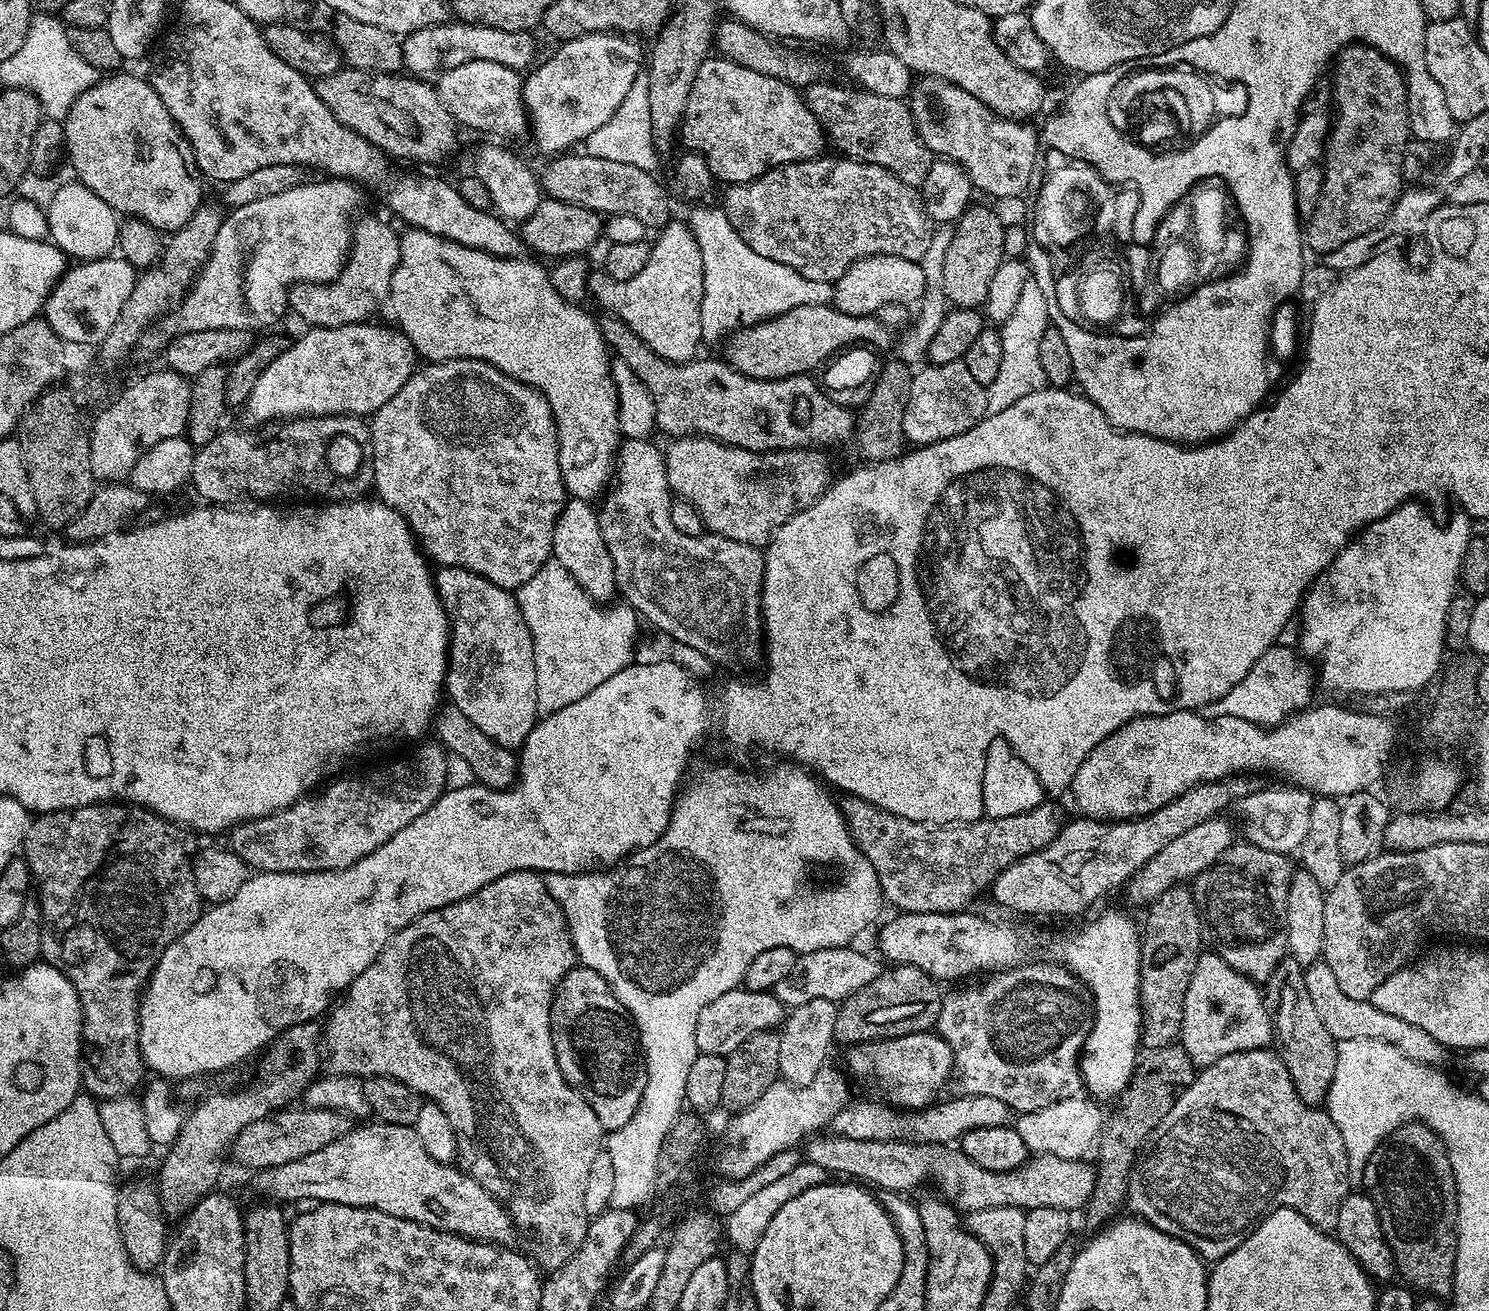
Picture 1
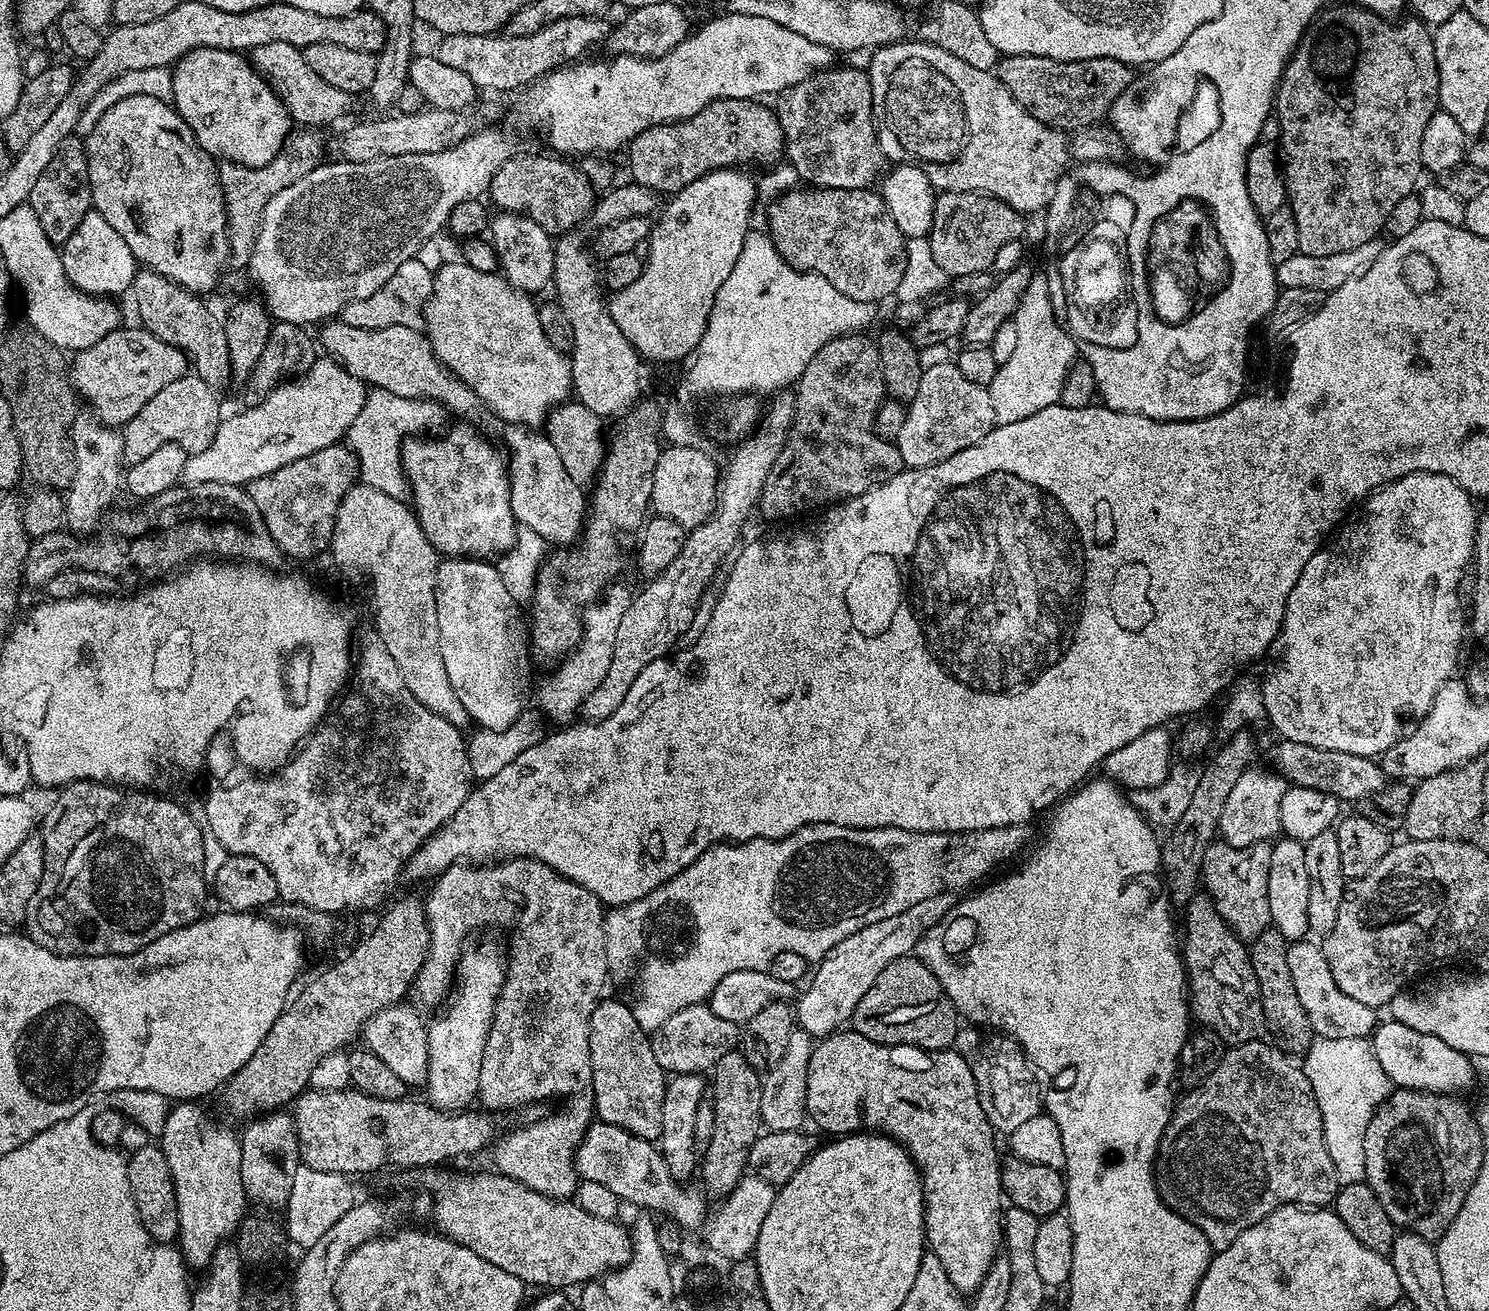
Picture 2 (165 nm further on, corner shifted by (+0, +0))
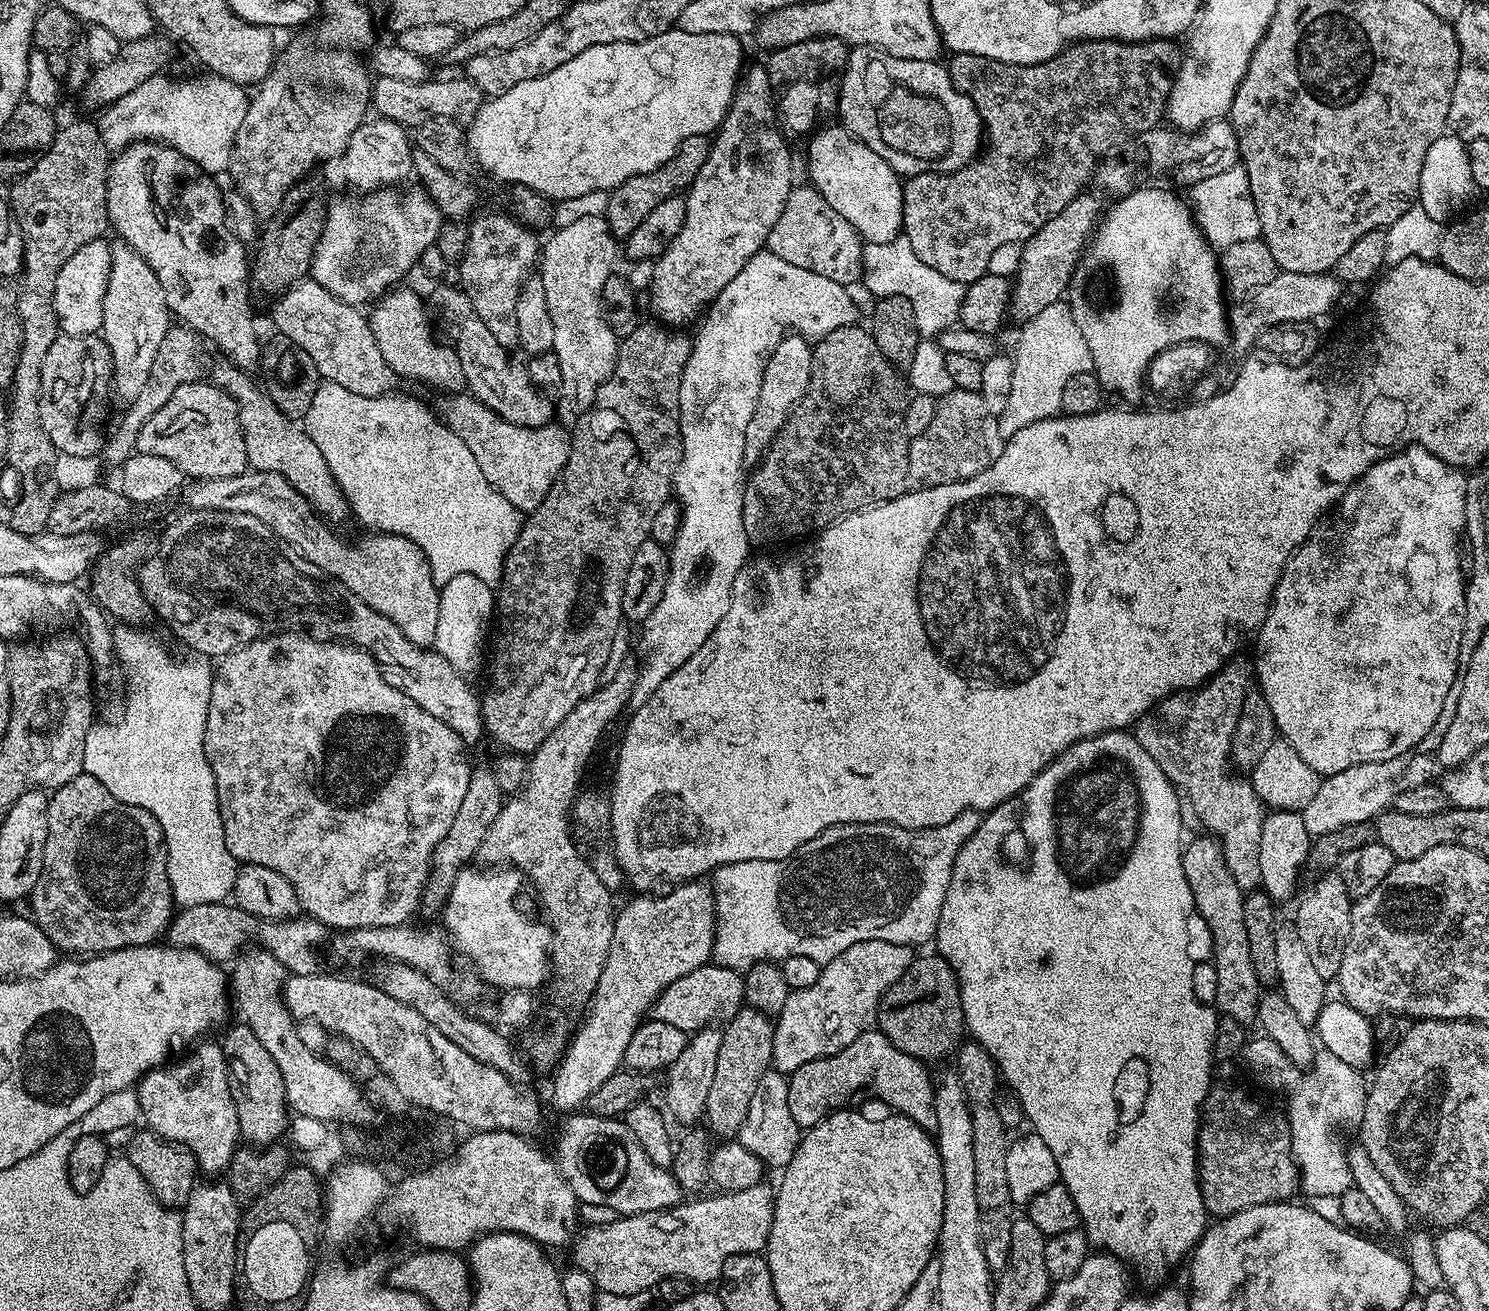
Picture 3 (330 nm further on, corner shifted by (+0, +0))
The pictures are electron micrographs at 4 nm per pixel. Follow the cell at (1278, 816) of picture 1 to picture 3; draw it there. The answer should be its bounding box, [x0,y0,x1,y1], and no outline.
[1302,678,1462,838]

